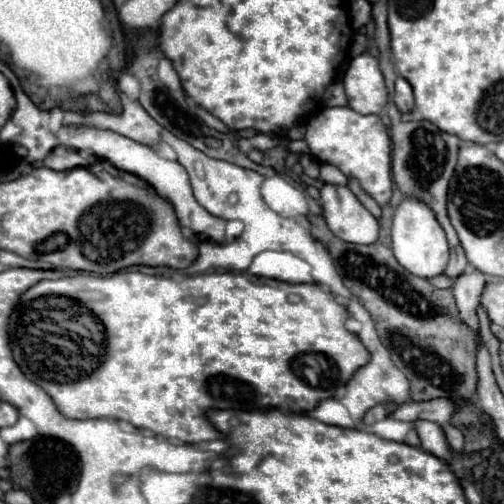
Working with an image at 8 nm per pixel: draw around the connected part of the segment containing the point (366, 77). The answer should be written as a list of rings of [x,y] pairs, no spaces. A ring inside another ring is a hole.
[[[362,53],[350,61],[344,73],[344,91],[348,105],[362,115],[380,113],[388,101],[388,91],[378,65],[378,59],[370,53]]]

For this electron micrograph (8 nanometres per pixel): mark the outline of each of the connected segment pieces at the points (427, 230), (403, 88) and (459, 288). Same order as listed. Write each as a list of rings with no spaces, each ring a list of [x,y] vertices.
[[[404,197],[396,207],[396,213],[392,219],[392,251],[398,263],[406,267],[412,275],[418,275],[424,279],[442,275],[450,255],[448,241],[434,211],[424,201],[416,197]]]
[[[404,77],[396,79],[396,93],[394,93],[394,103],[402,113],[412,111],[414,107],[414,95],[412,95],[412,87]]]
[[[472,273],[472,275],[460,275],[454,281],[454,299],[460,311],[460,317],[464,321],[464,325],[468,325],[474,333],[478,333],[478,295],[482,293],[482,283],[484,283],[484,275],[482,273]]]

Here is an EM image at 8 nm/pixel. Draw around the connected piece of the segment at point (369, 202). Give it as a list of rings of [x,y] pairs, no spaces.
[[[350,181],[348,187],[350,187],[350,191],[360,199],[360,203],[362,203],[362,205],[364,205],[364,207],[366,207],[366,209],[376,217],[376,219],[380,219],[380,207],[374,203],[374,199],[370,199],[370,197],[368,197],[360,187],[358,187],[358,183],[354,183],[354,181]]]

